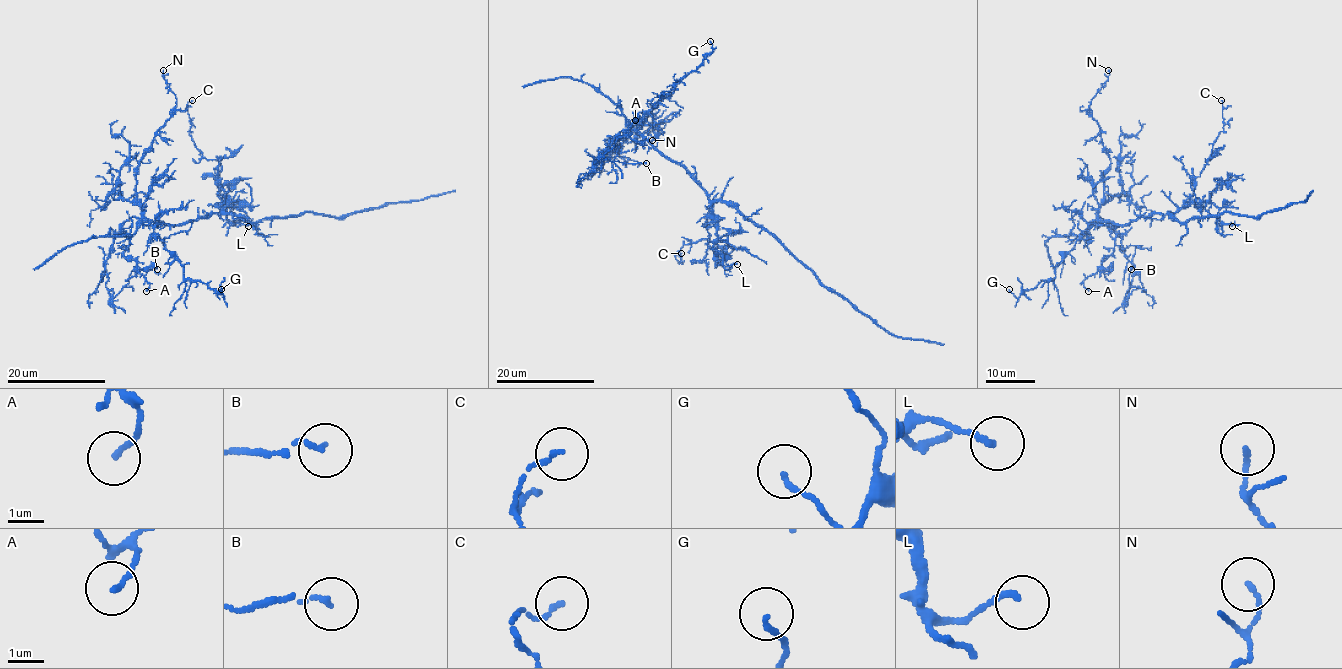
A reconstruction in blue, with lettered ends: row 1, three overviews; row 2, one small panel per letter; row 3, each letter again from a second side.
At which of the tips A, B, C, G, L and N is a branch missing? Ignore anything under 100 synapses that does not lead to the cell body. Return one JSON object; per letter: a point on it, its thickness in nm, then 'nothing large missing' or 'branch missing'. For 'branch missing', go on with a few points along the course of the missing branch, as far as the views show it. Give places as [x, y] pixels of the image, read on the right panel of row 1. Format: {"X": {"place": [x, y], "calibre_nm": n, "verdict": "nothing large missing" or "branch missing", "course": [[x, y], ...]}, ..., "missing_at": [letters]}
{"A": {"place": [1088, 291], "calibre_nm": 140, "verdict": "nothing large missing"}, "B": {"place": [1131, 269], "calibre_nm": 120, "verdict": "nothing large missing"}, "C": {"place": [1221, 100], "calibre_nm": 110, "verdict": "nothing large missing"}, "G": {"place": [1009, 289], "calibre_nm": 130, "verdict": "nothing large missing"}, "L": {"place": [1232, 226], "calibre_nm": 160, "verdict": "nothing large missing"}, "N": {"place": [1108, 70], "calibre_nm": 120, "verdict": "nothing large missing"}, "missing_at": []}

